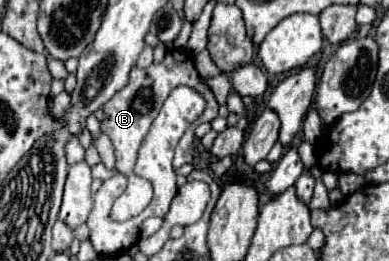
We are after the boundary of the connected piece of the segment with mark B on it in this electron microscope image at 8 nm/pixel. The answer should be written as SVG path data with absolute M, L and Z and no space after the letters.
M172 49L166 53L164 61L158 65L150 65L146 69L140 67L132 67L130 71L130 81L126 87L122 87L106 105L104 105L104 121L100 123L102 133L106 133L114 145L114 155L116 155L116 171L120 171L122 175L130 177L132 169L134 169L134 161L136 161L136 153L140 143L146 137L146 131L150 129L152 121L158 115L158 109L162 107L164 99L170 95L170 91L178 85L186 85L192 87L194 91L198 91L204 99L206 99L206 109L204 113L190 125L190 131L184 133L184 137L180 139L178 147L176 147L176 157L174 157L174 169L180 169L184 163L190 163L194 157L194 129L204 123L204 121L212 121L218 115L218 103L212 95L212 91L206 87L206 83L202 81L202 77L198 75L196 67L194 67L194 57L188 51L180 51L180 49Z

